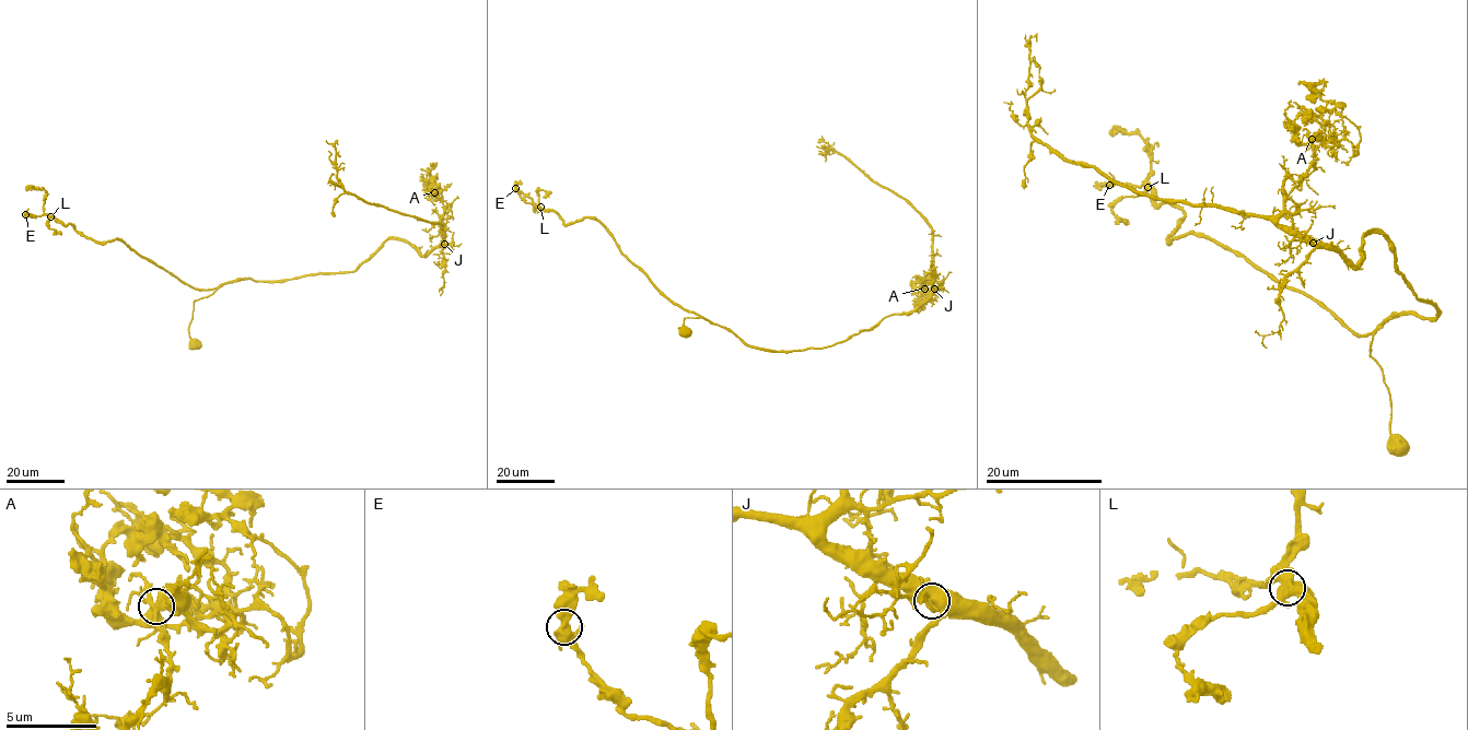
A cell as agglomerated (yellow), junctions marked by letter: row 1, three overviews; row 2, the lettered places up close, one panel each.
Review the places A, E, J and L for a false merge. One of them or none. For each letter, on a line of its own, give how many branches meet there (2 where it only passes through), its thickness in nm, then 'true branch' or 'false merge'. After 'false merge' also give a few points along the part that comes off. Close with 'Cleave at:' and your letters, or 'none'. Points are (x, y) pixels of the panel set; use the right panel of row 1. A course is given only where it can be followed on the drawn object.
A: 5 branches meet; 500 nm thick; false merge; foreign part runs (1311, 139), (1304, 143), (1289, 126), (1305, 115), (1327, 120), (1339, 142), (1352, 143), (1353, 155), (1341, 163)
E: 4 branches meet; 500 nm thick; true branch
J: 5 branches meet; 420 nm thick; true branch
L: 5 branches meet; 480 nm thick; true branch
Cleave at: A

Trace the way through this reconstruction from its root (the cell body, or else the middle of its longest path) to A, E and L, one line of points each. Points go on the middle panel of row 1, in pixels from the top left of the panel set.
A: (683, 330), (685, 318), (703, 318), (758, 349), (823, 349), (915, 310), (934, 272), (940, 289), (924, 289)
E: (683, 330), (685, 318), (706, 318), (674, 304), (601, 223), (584, 218), (566, 225), (515, 188)
L: (683, 330), (685, 318), (706, 318), (674, 304), (601, 223), (584, 218), (566, 225), (540, 207)

